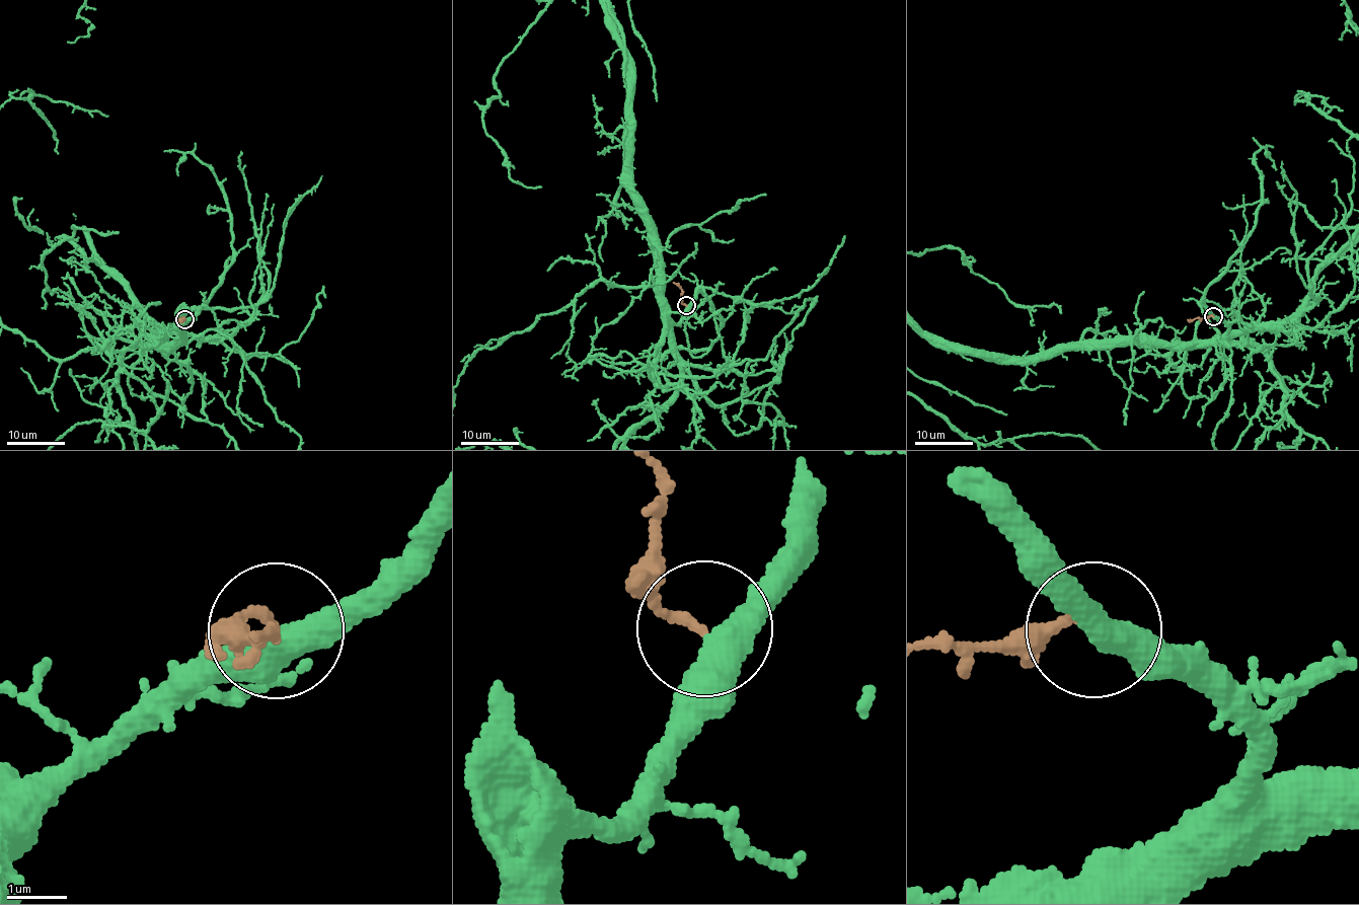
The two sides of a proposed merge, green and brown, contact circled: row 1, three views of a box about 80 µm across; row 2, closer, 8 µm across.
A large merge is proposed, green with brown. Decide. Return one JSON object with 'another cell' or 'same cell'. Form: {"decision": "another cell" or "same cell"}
{"decision": "same cell"}

